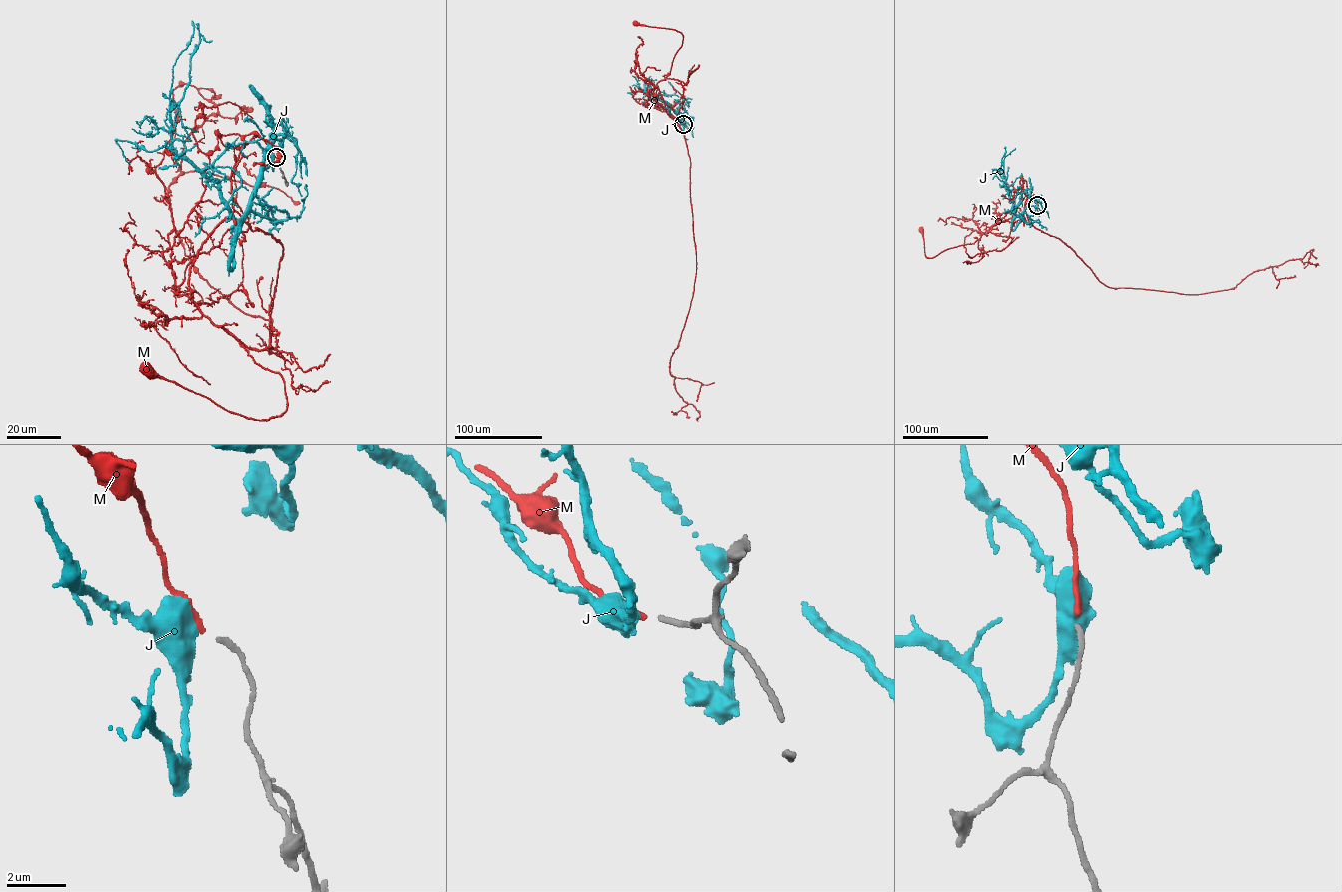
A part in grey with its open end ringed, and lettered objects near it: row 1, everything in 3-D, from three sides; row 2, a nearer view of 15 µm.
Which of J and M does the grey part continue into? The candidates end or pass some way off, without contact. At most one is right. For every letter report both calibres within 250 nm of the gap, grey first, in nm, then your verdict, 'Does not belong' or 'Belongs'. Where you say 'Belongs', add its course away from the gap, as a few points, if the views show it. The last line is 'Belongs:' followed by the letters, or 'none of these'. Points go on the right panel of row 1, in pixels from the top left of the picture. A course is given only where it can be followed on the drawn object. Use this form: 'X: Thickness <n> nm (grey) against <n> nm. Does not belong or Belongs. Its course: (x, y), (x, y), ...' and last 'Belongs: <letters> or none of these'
J: Thickness 180 nm (grey) against 700 nm. Does not belong
M: Thickness 180 nm (grey) against 190 nm. Belongs. Its course: (1037, 205), (1034, 196), (1028, 196), (1022, 215), (997, 223), (974, 243), (931, 258), (925, 255), (921, 229)
Belongs: M

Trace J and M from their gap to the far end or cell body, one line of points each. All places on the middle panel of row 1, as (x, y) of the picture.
J: (682, 124), (666, 102), (645, 90), (647, 81), (656, 80)
M: (683, 124), (660, 105), (653, 90), (657, 83), (669, 74), (683, 35), (671, 29), (635, 23)

